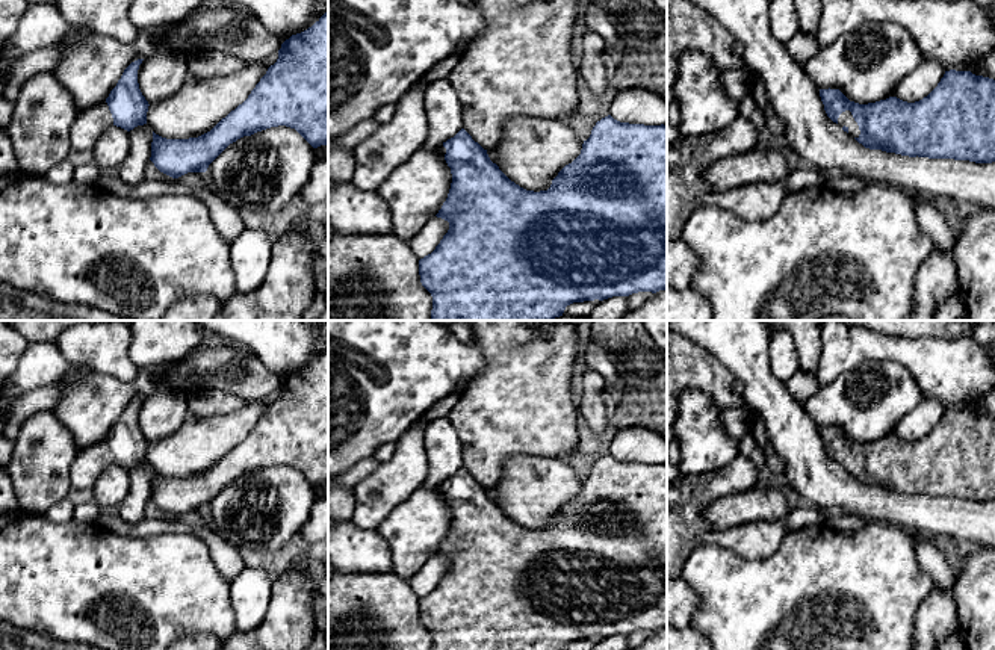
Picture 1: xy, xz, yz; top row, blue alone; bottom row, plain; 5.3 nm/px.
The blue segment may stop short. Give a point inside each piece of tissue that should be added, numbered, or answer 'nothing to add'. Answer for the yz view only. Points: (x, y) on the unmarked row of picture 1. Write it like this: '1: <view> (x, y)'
1: yz (846, 457)

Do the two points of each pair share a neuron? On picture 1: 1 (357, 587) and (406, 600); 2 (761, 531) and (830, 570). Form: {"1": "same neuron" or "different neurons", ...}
{"1": "same neuron", "2": "different neurons"}

